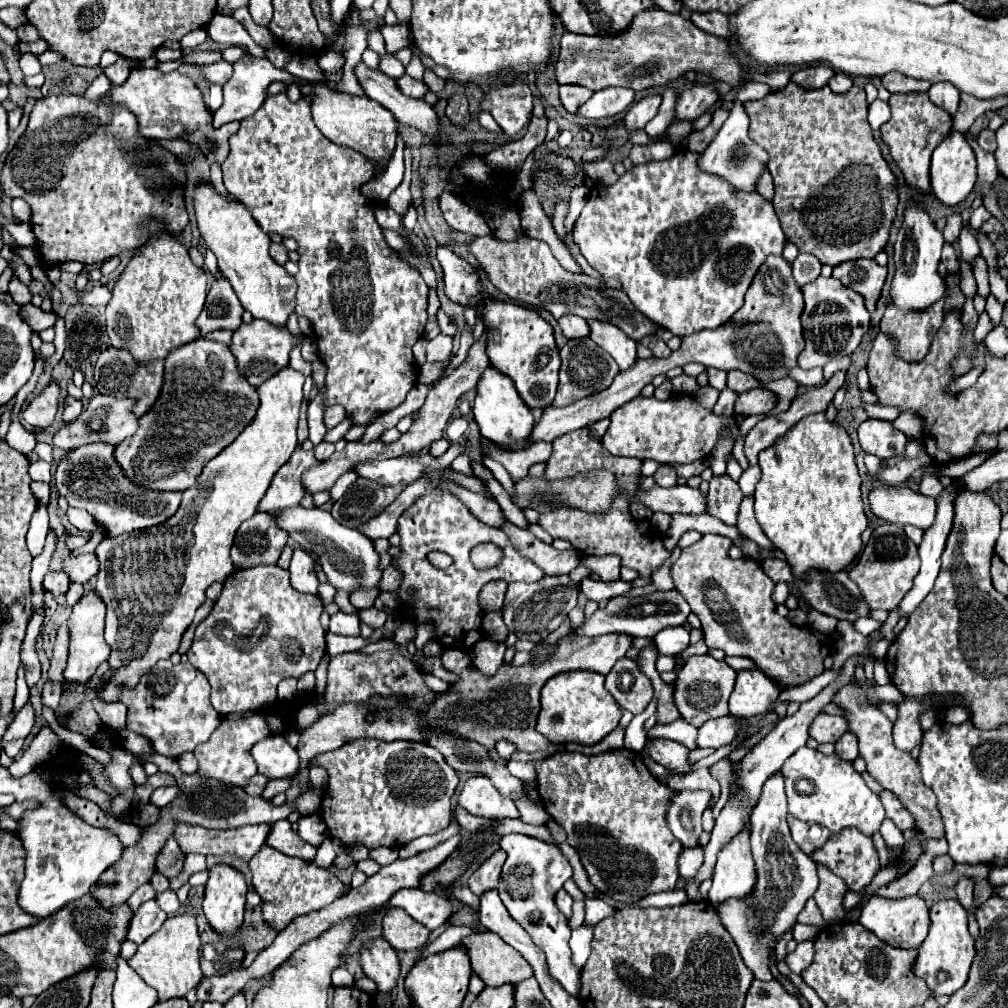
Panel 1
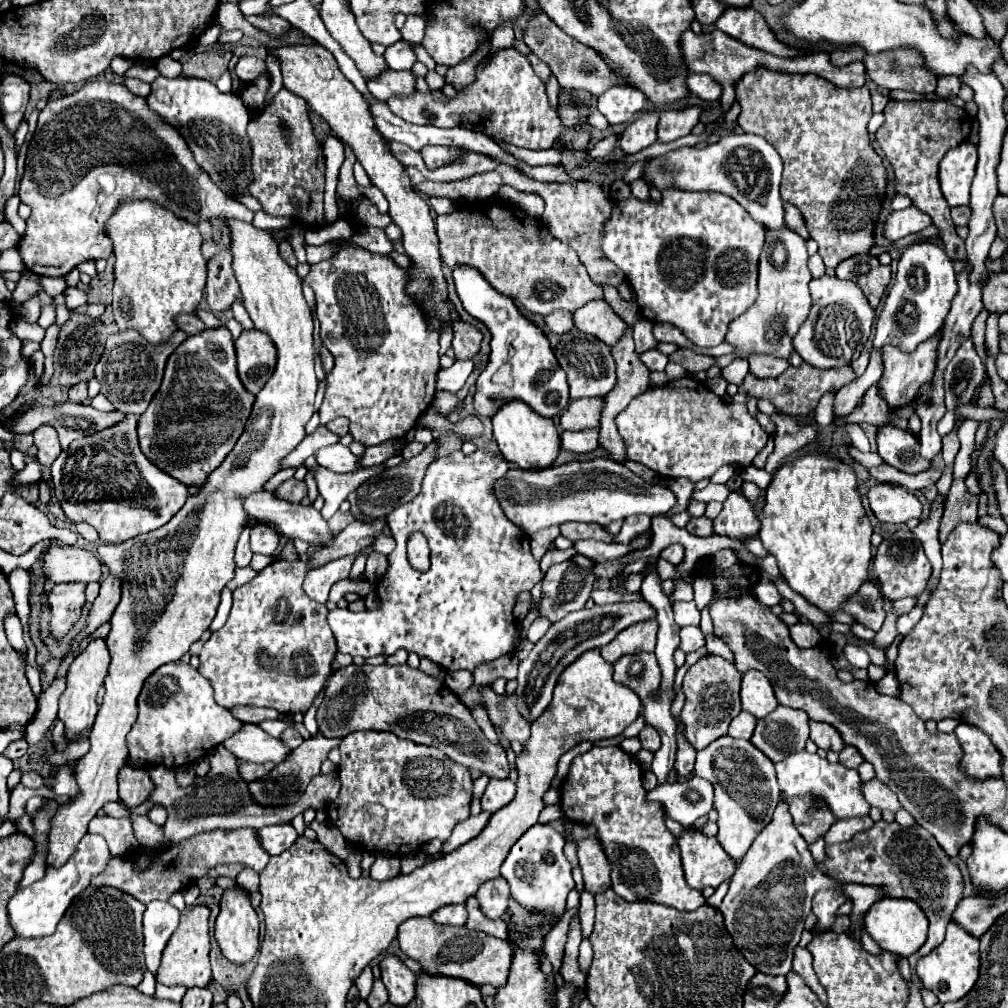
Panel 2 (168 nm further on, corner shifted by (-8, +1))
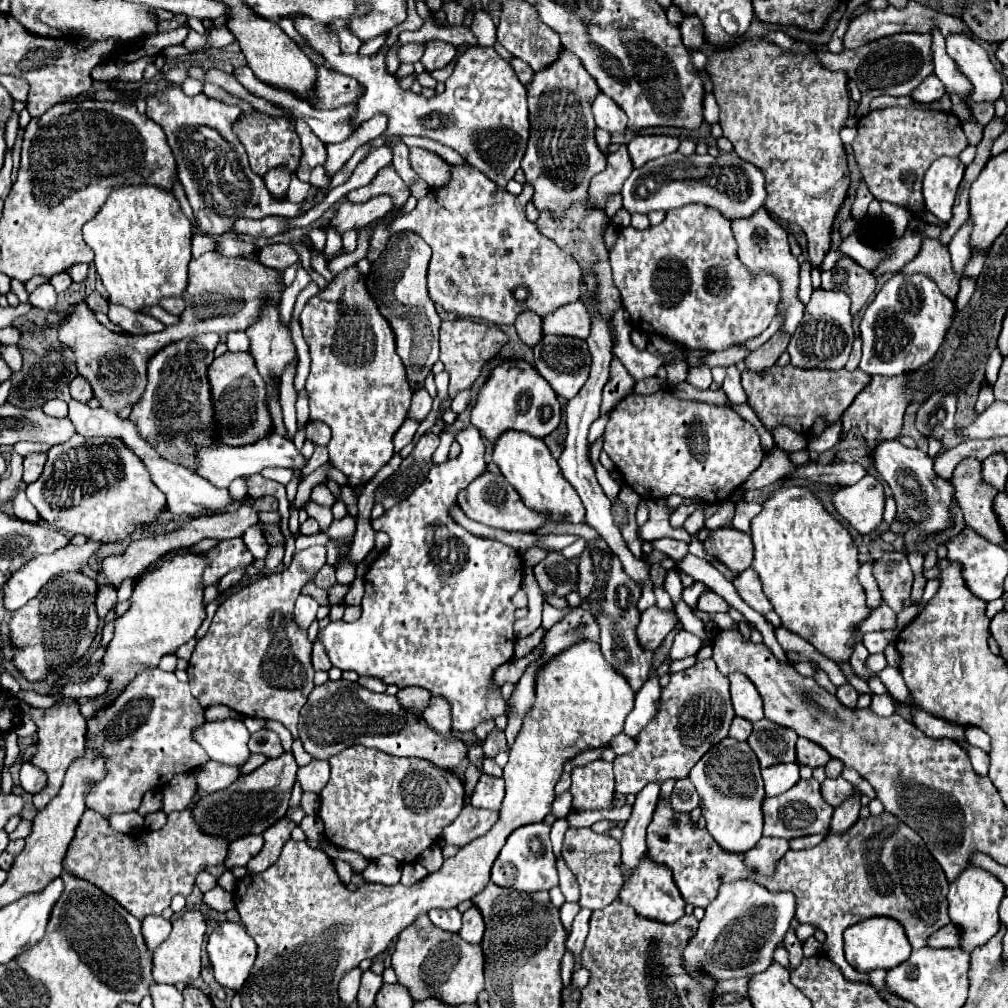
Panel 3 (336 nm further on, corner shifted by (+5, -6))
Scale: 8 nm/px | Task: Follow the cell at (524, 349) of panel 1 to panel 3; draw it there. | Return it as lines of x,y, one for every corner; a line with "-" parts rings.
507,360
505,364
499,364
489,382
481,388
477,404
471,410
471,424
477,426
491,442
507,430
519,430
535,438
545,438
559,426
559,422
561,404
555,392
551,392
547,380
543,380
543,376
539,376
539,372
535,372
535,368
525,360

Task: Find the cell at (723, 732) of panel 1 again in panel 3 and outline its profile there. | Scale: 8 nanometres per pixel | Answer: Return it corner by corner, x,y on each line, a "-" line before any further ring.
733,718
731,722
731,730
729,730
729,736
735,738
735,740
747,740
747,736
751,734
753,730
753,724
749,720
743,720
743,718

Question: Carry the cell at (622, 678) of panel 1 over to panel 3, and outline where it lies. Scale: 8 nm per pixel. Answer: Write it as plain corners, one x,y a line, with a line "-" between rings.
599,536
595,540
587,540
585,550
579,556
579,598
581,598
581,608
591,612
595,616
595,622
601,628
601,652
607,658
609,664
617,672
621,672
633,690
639,690
643,682
649,676
651,662
653,662
653,652
647,652
639,648
639,642
635,640
635,628
639,624
641,612
637,610
637,602
641,598
641,588
631,580
615,556
611,548
607,548
607,542

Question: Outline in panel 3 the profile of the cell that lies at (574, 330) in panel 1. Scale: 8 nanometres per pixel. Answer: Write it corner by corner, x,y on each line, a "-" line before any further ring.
521,312
515,320
515,330
527,346
535,346
541,340
541,318
535,312

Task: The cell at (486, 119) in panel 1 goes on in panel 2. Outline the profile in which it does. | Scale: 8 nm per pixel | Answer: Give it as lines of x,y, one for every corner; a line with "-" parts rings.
504,142
499,143
499,146
512,154
515,158
523,160
530,166
553,165
561,161
562,153
555,148
547,150
529,150

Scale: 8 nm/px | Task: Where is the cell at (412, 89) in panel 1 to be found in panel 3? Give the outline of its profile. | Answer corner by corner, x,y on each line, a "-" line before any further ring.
319,66
315,92
307,96
307,102
311,102
319,110
331,110
343,104
357,102
361,94
363,88
357,80
351,80
351,76
343,76
339,72
329,72
323,66

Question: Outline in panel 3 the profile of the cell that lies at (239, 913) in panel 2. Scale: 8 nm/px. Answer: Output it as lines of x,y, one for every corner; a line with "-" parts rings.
223,922
211,932
207,952
213,964
215,980
223,988
237,992
253,968
257,944
251,936
247,936
243,924

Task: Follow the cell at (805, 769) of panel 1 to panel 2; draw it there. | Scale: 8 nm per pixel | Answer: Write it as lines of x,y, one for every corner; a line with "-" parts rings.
808,751
794,753
786,757
784,761
776,763
776,779
786,797
818,797
826,801
828,809
838,819
848,819
848,817
862,817
870,813
870,805
862,795
862,779
856,769
848,769
840,763
828,763
828,759
822,759
820,755
812,755

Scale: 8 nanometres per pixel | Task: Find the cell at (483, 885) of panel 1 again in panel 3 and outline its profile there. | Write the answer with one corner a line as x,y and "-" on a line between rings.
471,906
465,914
463,914
463,926
461,926
461,932
459,936
465,940
465,942
471,942
471,944
479,944
481,938
483,938
483,916
481,912
475,910
475,906

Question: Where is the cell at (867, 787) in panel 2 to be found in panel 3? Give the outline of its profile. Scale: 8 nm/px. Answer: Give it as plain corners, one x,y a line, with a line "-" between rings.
827,778
823,784
821,784
821,792
823,792
823,800
831,806
839,806
851,792
853,792
853,786
843,780
843,778

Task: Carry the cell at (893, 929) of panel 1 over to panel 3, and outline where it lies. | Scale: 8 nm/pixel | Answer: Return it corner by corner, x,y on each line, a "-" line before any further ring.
871,918
863,920
863,924
855,924
855,928
847,928
845,932
845,960
857,972
871,970
891,970
905,962
911,954
911,944
903,932
903,928
891,918

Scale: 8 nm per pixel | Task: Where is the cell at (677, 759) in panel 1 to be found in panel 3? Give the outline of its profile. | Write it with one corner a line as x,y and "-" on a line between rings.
619,734
619,736
615,736
615,738
611,740
609,746
613,748
613,752
615,752
617,756
621,756
621,754
627,754
627,752
631,752
631,750
635,748
635,740
633,740
633,738
627,738
625,734

